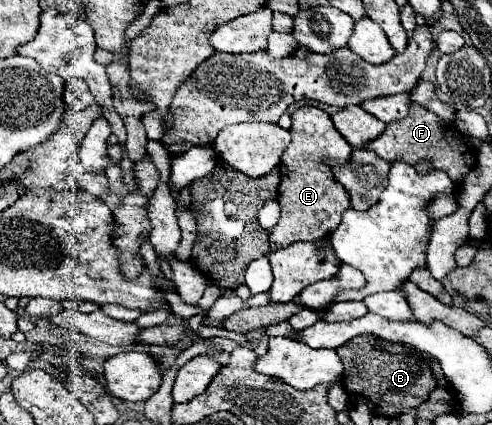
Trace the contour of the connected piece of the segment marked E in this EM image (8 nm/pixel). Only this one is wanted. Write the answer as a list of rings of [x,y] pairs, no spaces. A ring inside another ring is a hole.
[[[303,106],[303,108],[297,108],[293,114],[291,114],[291,144],[285,148],[283,152],[283,158],[281,158],[281,184],[279,184],[279,204],[281,204],[281,218],[277,222],[277,226],[269,232],[269,246],[271,246],[271,252],[279,250],[279,248],[285,248],[293,242],[317,242],[317,240],[323,240],[327,238],[341,222],[341,214],[351,208],[351,202],[349,202],[349,194],[347,190],[343,190],[335,180],[333,180],[333,172],[327,164],[323,164],[321,160],[323,158],[331,158],[335,162],[349,162],[351,158],[351,152],[353,148],[349,146],[349,142],[345,142],[345,138],[337,132],[337,128],[333,126],[331,118],[327,112],[323,112],[321,108],[315,108],[315,106]]]

